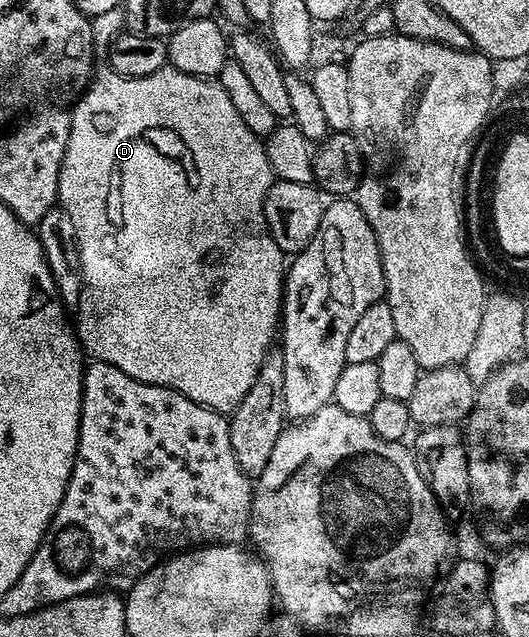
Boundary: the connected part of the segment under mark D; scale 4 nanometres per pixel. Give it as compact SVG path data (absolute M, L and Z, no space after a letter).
M103 67L103 69L96 68L90 85L84 89L71 110L69 143L65 147L65 159L61 159L61 171L59 172L58 204L69 215L69 219L73 221L73 231L77 239L77 251L81 259L83 290L81 291L81 299L77 306L77 312L79 312L79 329L77 325L77 336L84 354L86 354L88 358L96 361L113 363L113 367L117 371L125 371L125 375L129 375L141 383L176 389L181 395L193 399L193 403L204 405L210 409L216 409L217 412L224 415L234 413L235 409L241 403L241 399L245 399L245 394L249 391L249 387L253 387L253 379L257 379L257 375L261 371L261 363L267 358L267 354L272 352L273 345L271 345L271 340L273 340L274 337L276 340L277 326L281 321L283 283L285 280L285 255L277 247L277 243L265 223L265 195L269 191L269 187L272 183L273 174L269 167L266 144L264 144L260 137L253 135L249 131L249 127L245 127L244 121L241 120L241 115L237 115L237 107L233 107L229 95L225 95L225 91L220 87L218 80L189 75L185 71L170 67L158 69L157 71L153 71L153 75L145 75L144 77L122 77L121 74L117 71L113 71L110 67Z

